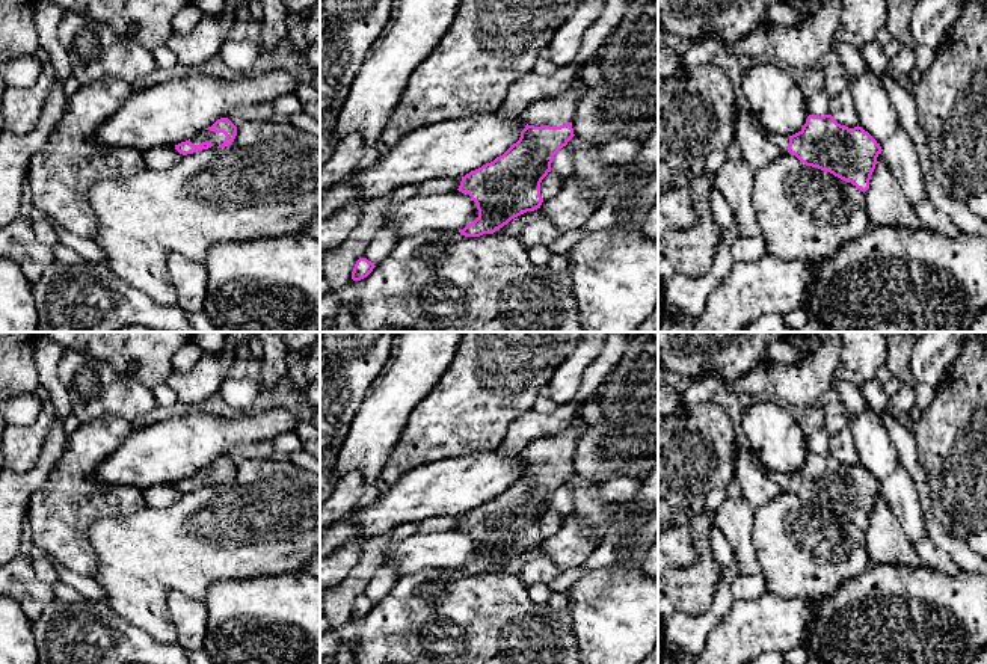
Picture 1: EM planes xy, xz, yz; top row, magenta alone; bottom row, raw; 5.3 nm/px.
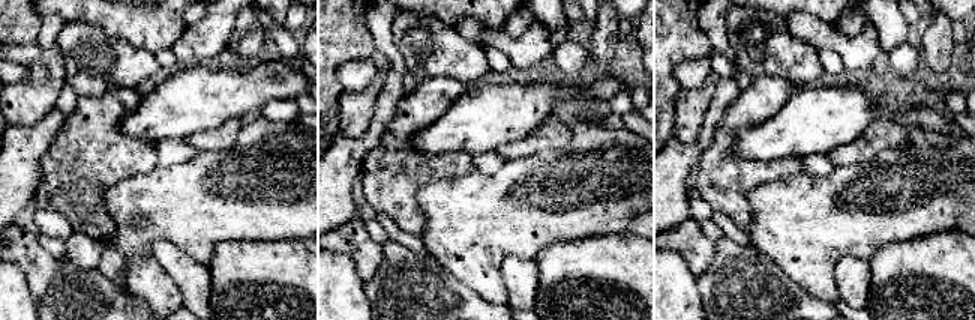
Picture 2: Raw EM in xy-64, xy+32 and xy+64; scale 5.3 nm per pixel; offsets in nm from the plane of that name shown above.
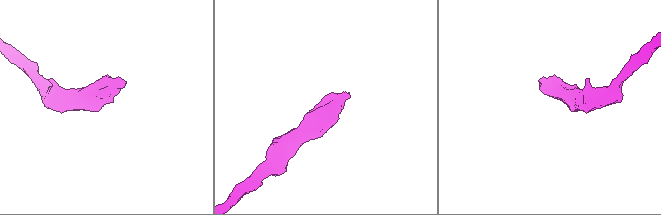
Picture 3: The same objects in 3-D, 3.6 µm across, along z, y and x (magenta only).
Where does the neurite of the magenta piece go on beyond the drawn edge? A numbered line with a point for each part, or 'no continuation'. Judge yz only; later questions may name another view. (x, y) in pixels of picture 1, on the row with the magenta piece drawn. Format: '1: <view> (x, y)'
1: yz (780, 141)

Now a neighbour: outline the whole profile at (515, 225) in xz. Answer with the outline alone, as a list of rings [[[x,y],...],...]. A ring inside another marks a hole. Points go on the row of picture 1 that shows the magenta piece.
[[[537,208],[534,211],[527,211],[521,216],[512,219],[507,225],[497,229],[495,232],[507,232],[510,235],[518,235],[527,223],[536,222],[539,219],[545,219],[540,208]]]

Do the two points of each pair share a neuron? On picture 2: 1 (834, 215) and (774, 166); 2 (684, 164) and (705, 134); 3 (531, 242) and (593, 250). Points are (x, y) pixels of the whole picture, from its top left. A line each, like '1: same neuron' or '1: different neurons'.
1: different neurons
2: same neuron
3: different neurons

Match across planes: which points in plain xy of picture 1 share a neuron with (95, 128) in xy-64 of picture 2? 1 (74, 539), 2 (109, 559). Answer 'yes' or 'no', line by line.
1: yes
2: no

